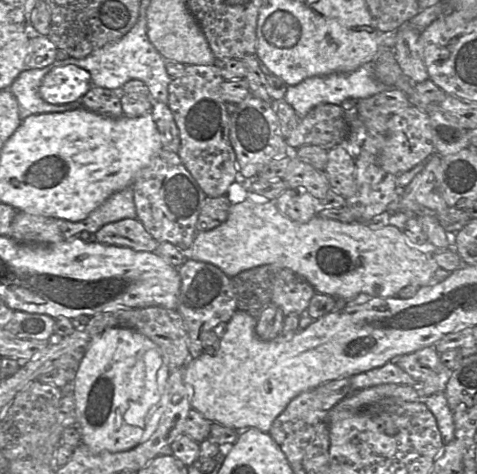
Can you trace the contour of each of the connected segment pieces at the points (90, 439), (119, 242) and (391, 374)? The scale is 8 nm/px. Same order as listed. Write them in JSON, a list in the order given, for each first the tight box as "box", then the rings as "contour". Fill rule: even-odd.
[{"box":[73,328,170,453],"contour":[[[107,328],[84,354],[75,372],[73,398],[82,443],[93,453],[130,450],[153,433],[152,425],[166,418],[170,370],[161,348],[143,334],[127,328]]]},{"box":[95,219,158,252],"contour":[[[123,219],[107,224],[95,233],[95,238],[101,244],[138,252],[155,252],[158,244],[138,219]]]},{"box":[350,361,419,390],"contour":[[[393,361],[350,377],[353,390],[361,390],[381,384],[405,384],[418,387],[419,384]]]}]

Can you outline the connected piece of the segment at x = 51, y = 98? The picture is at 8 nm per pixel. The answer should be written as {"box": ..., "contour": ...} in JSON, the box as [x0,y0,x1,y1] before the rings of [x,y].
{"box":[39,65,91,105],"contour":[[[76,65],[56,66],[43,78],[39,94],[53,105],[79,103],[91,89],[90,73]]]}

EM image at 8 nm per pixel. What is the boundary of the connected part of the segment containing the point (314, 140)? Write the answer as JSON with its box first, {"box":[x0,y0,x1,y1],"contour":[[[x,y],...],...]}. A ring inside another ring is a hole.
{"box":[272,98,355,151],"contour":[[[284,98],[272,102],[279,119],[281,133],[290,149],[314,145],[328,151],[336,146],[345,146],[347,144],[355,111],[345,113],[340,105],[325,103],[314,107],[305,117],[300,118]]]}

